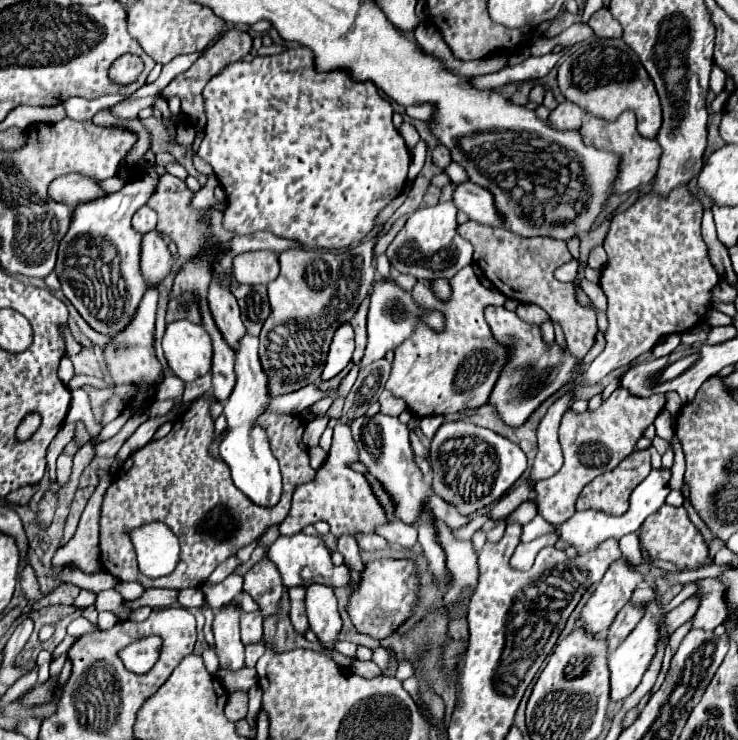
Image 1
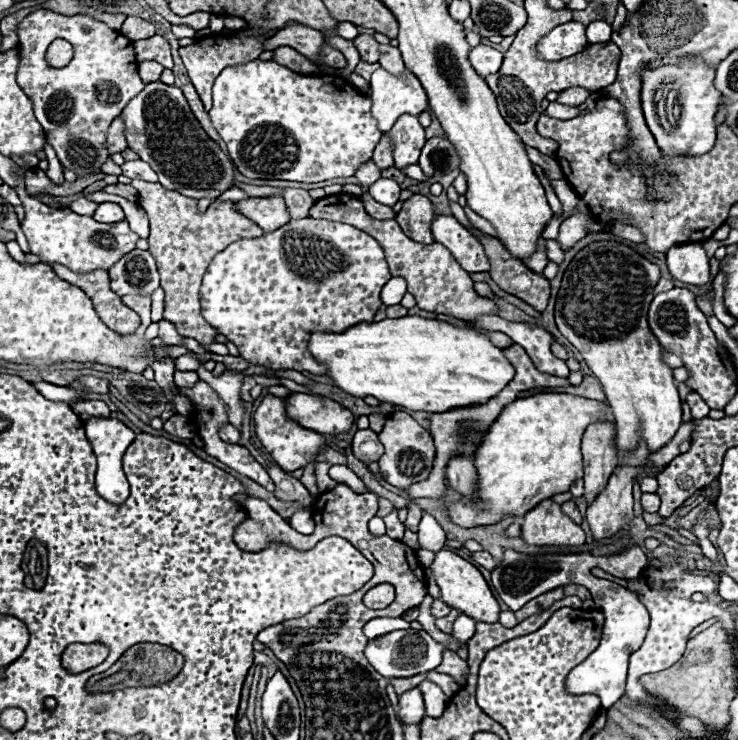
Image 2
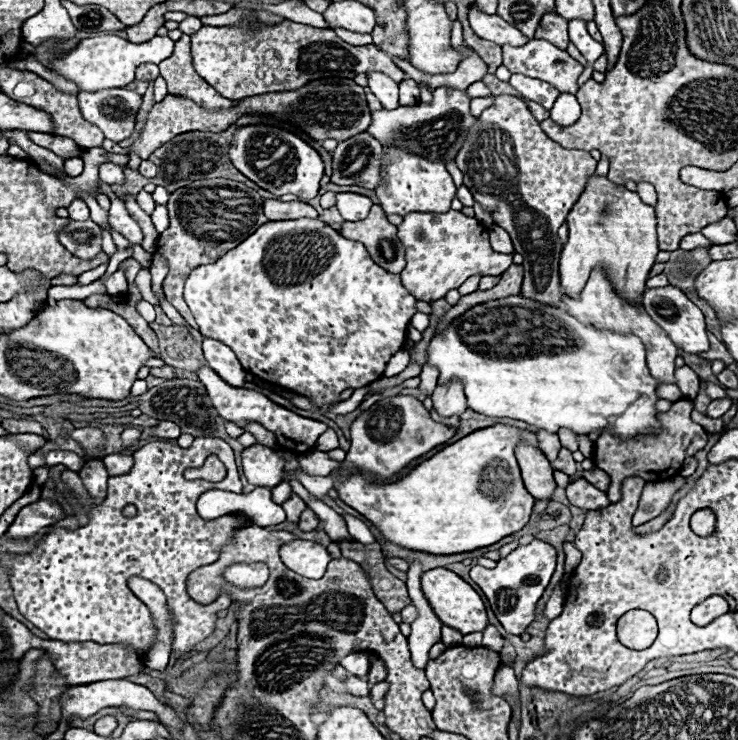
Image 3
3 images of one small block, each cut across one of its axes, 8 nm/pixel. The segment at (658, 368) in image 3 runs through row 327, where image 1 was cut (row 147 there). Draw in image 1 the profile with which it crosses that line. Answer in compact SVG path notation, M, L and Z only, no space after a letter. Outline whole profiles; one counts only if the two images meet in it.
M624 112L618 120L614 122L604 122L600 118L592 118L592 116L586 116L586 120L582 122L580 126L580 132L582 132L582 140L584 144L590 144L594 148L602 148L606 152L614 152L616 156L620 156L620 168L618 168L618 176L616 176L616 182L612 186L612 192L616 194L626 194L638 186L644 186L648 184L654 174L656 174L656 168L658 168L658 158L662 154L660 146L656 140L650 140L650 138L642 138L638 132L636 132L636 118L634 118L634 112Z

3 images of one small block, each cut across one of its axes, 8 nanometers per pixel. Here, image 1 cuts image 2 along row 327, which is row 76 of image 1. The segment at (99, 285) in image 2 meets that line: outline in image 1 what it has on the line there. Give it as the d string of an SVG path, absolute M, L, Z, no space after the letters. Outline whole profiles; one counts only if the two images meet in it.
M124 54L118 60L114 60L108 76L118 84L130 84L132 76L140 76L140 72L142 72L142 60L138 56Z

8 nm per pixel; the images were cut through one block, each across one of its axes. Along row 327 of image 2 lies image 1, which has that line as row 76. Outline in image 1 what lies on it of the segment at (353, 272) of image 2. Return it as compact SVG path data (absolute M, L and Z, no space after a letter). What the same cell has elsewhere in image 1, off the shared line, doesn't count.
M292 48L278 56L256 56L250 62L234 62L228 64L218 76L212 76L202 92L204 96L204 110L206 110L206 130L204 140L198 148L198 156L208 162L226 192L226 210L222 218L222 226L232 232L234 236L254 234L260 230L274 232L282 238L294 238L302 244L302 248L348 248L350 244L360 242L364 236L372 232L376 226L378 214L404 190L408 180L408 166L410 166L410 150L400 136L400 132L392 124L392 106L378 94L378 88L370 82L358 84L350 80L348 72L316 72L310 48Z

